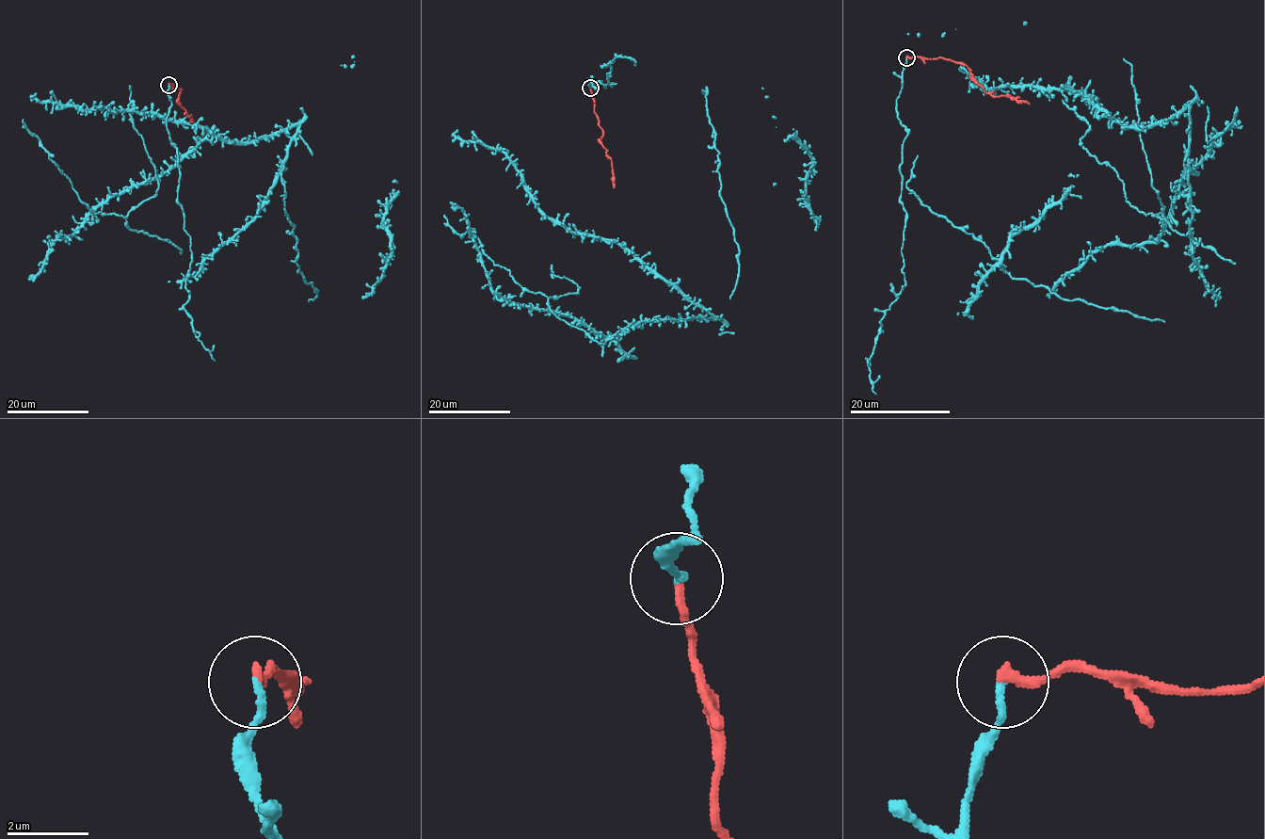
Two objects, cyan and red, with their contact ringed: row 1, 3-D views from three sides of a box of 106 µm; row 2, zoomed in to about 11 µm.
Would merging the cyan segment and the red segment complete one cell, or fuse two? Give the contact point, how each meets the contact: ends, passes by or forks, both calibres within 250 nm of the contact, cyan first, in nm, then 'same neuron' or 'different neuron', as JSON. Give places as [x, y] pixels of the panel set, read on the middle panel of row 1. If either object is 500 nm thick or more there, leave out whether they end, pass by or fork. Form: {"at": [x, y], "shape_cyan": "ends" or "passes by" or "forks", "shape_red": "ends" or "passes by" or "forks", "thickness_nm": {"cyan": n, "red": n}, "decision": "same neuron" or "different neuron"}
{"at": [590, 88], "shape_cyan": "ends", "shape_red": "ends", "thickness_nm": {"cyan": 180, "red": 240}, "decision": "different neuron"}

